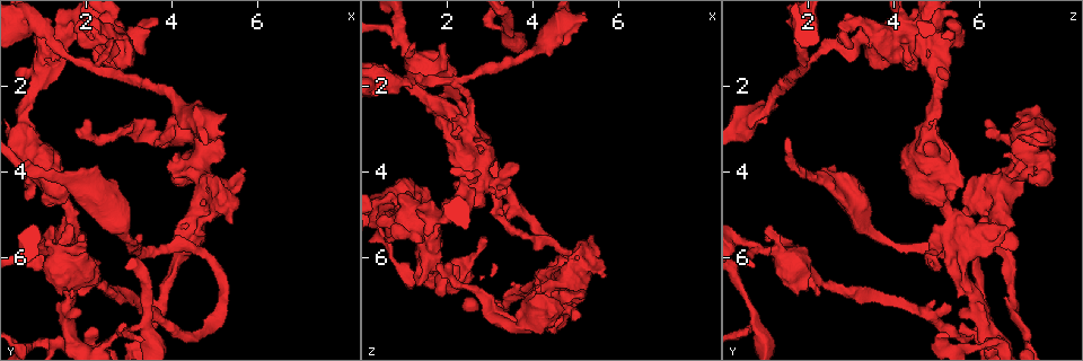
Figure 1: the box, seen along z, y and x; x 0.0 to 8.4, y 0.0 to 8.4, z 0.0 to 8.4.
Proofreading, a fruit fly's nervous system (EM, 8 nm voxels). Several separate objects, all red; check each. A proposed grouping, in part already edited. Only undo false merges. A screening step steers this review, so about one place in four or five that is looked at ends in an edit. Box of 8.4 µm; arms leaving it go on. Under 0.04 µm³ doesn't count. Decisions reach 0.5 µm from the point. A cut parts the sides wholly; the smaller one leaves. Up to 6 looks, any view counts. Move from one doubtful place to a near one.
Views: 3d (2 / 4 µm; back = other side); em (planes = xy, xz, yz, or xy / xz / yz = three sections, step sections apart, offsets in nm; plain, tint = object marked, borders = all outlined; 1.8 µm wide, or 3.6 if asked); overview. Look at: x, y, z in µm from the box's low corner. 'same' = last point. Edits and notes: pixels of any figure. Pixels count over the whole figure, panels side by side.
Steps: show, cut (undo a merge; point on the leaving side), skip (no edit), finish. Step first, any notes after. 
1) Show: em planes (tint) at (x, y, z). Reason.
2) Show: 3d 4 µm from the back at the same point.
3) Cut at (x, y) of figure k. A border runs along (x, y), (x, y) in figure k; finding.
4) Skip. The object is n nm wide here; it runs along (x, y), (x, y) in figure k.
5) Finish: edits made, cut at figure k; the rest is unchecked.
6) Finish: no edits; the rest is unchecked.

Show: em xy step 8 (tint) at (0.95, 5.80, 0.95). Small branch off a trunk.

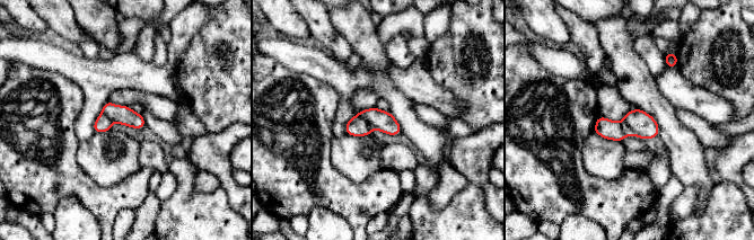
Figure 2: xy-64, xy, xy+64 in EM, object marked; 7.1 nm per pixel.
Cut at (358, 126) of figure 2. A border runs along (359, 114), (370, 125) in figure 2; two cells meet here.

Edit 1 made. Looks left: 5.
Show: overview. See it whole again.

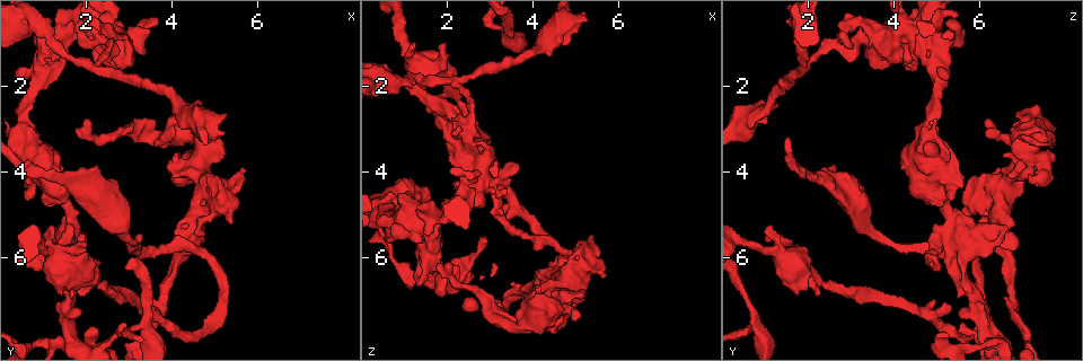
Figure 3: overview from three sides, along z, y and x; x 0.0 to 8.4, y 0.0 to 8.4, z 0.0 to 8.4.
Show: em xy step 16 (tint) at (2.45, 0.55, 4.45). Looks like a crossing.

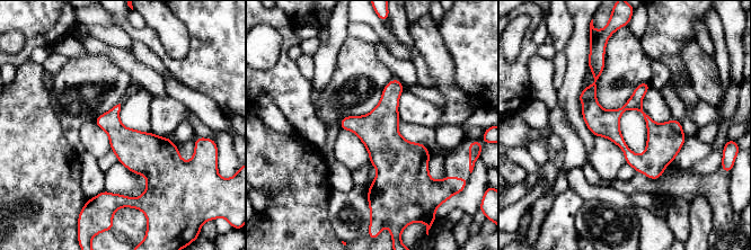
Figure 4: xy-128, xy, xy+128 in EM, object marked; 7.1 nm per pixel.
Show: em yz step 16 (borders) at the same point. Another direction.

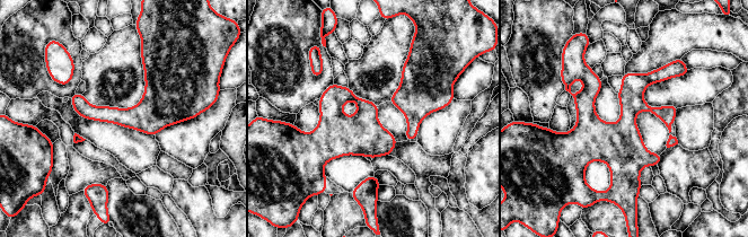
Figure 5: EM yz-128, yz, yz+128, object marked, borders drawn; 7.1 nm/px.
Skip. It runs along (668, 69), (631, 95), (622, 184) in figure 5; one cell here.

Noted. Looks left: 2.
Show: em yz step 8 (tint) at (4.70, 4.20, 6.55). Four or more arms meet.

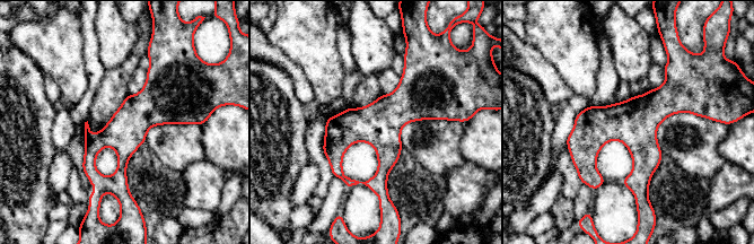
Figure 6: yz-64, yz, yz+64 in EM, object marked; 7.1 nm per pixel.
Skip. The object is 280 nm wide here; it runs along (406, 67), (382, 194) in figure 6; one cell here.

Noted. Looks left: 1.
Finish: edits made, cut at figure 2; the rest is unchecked.

